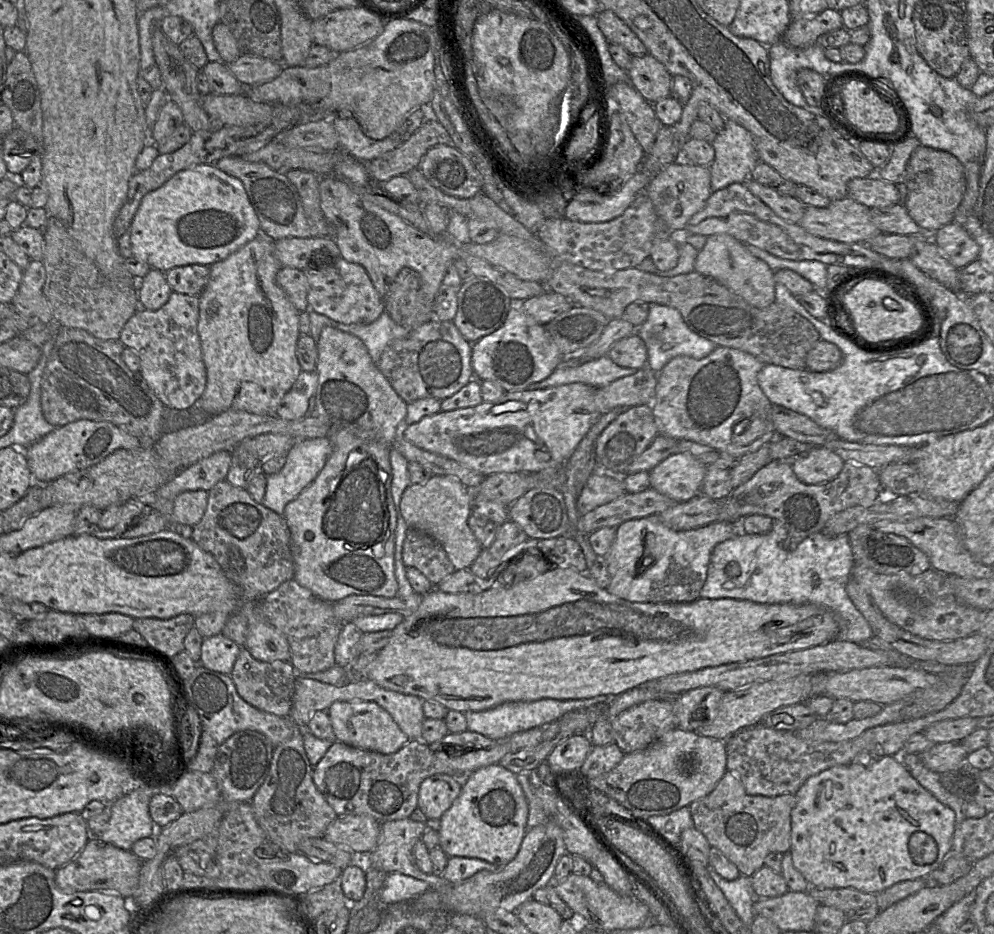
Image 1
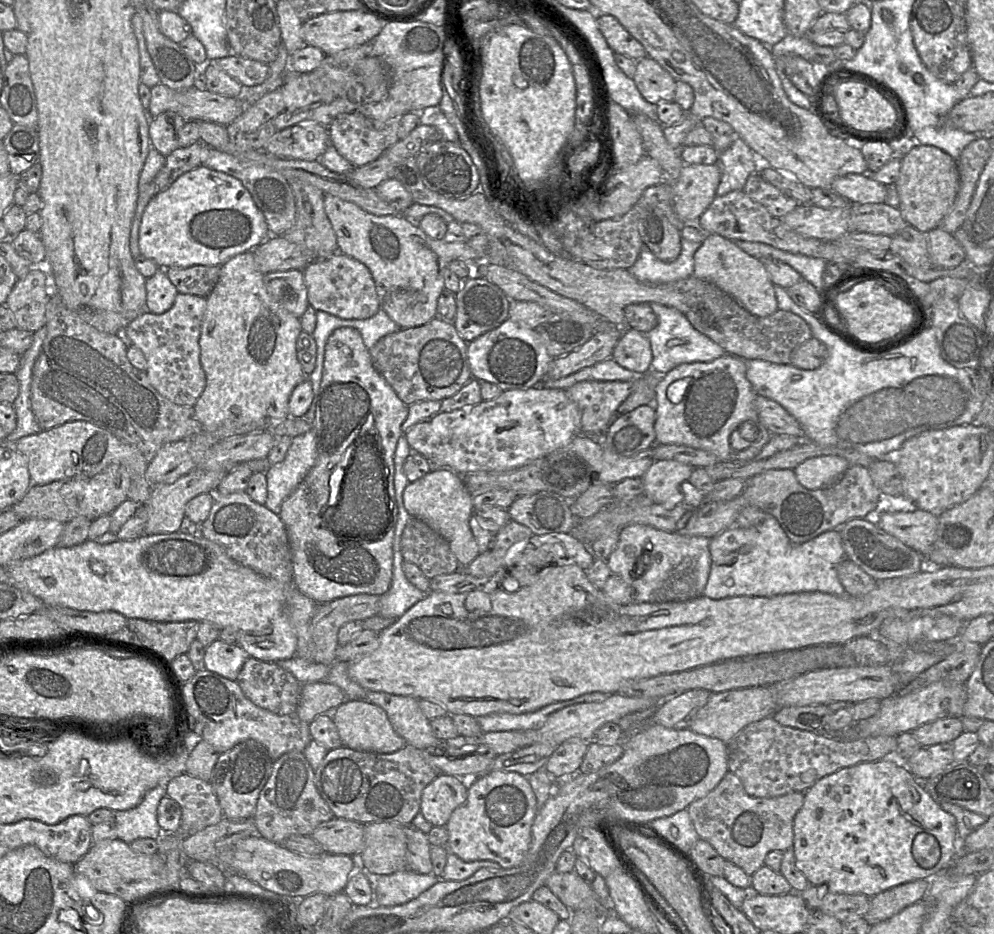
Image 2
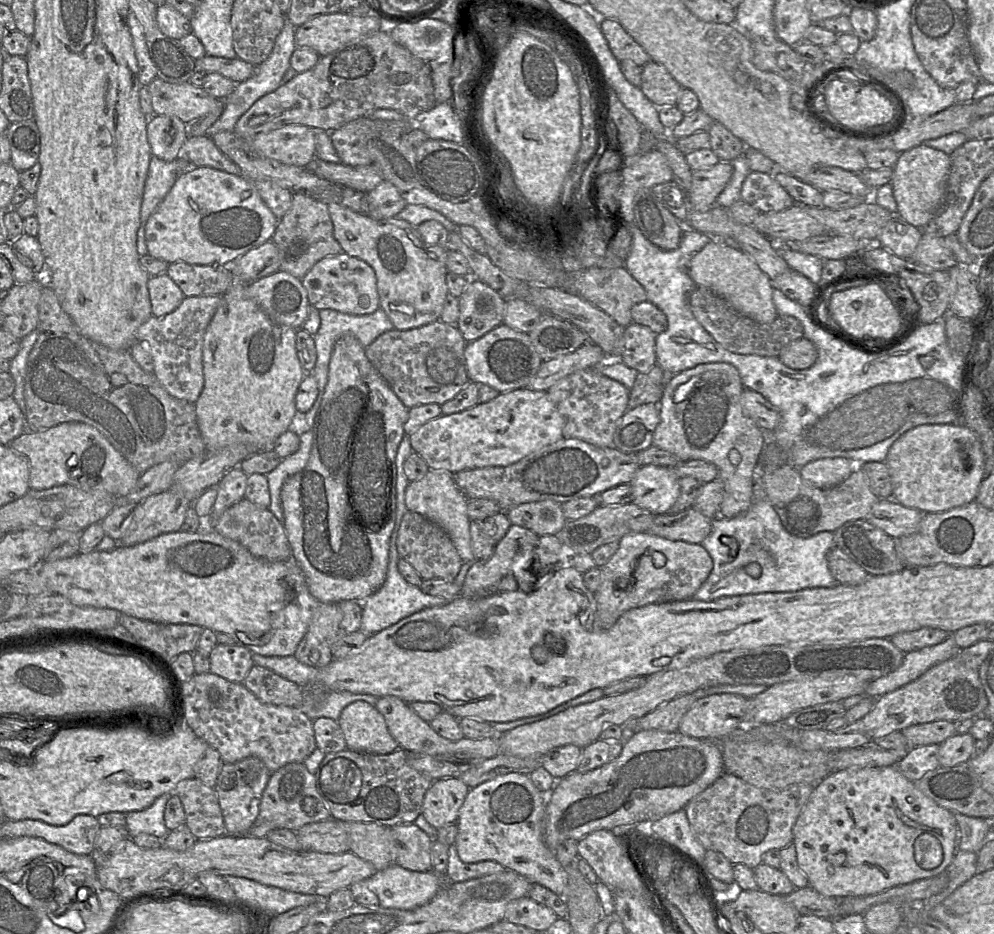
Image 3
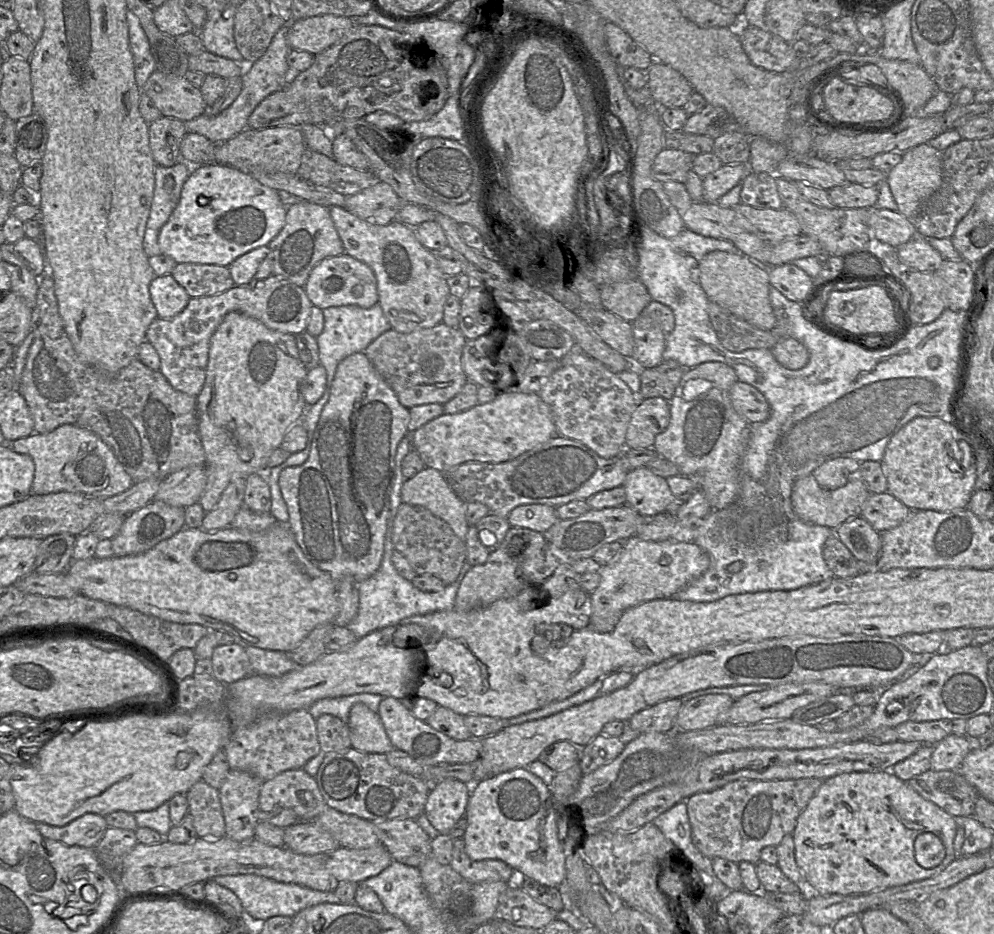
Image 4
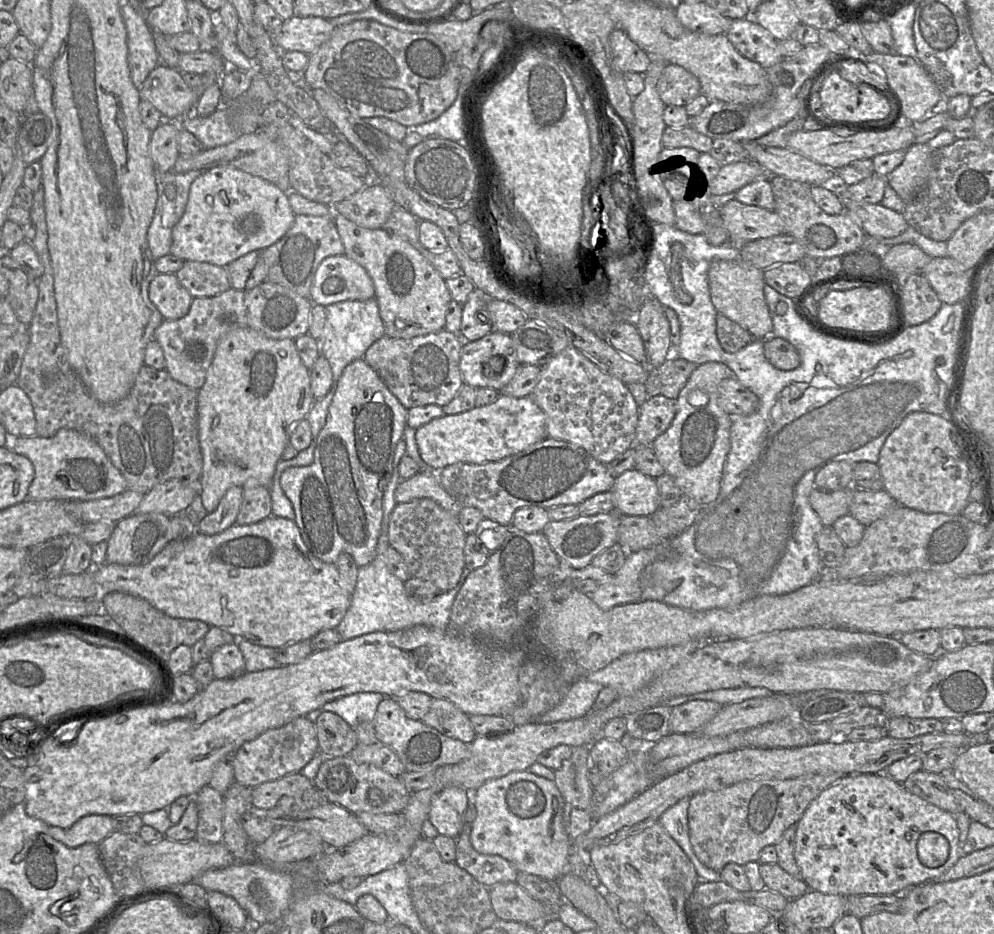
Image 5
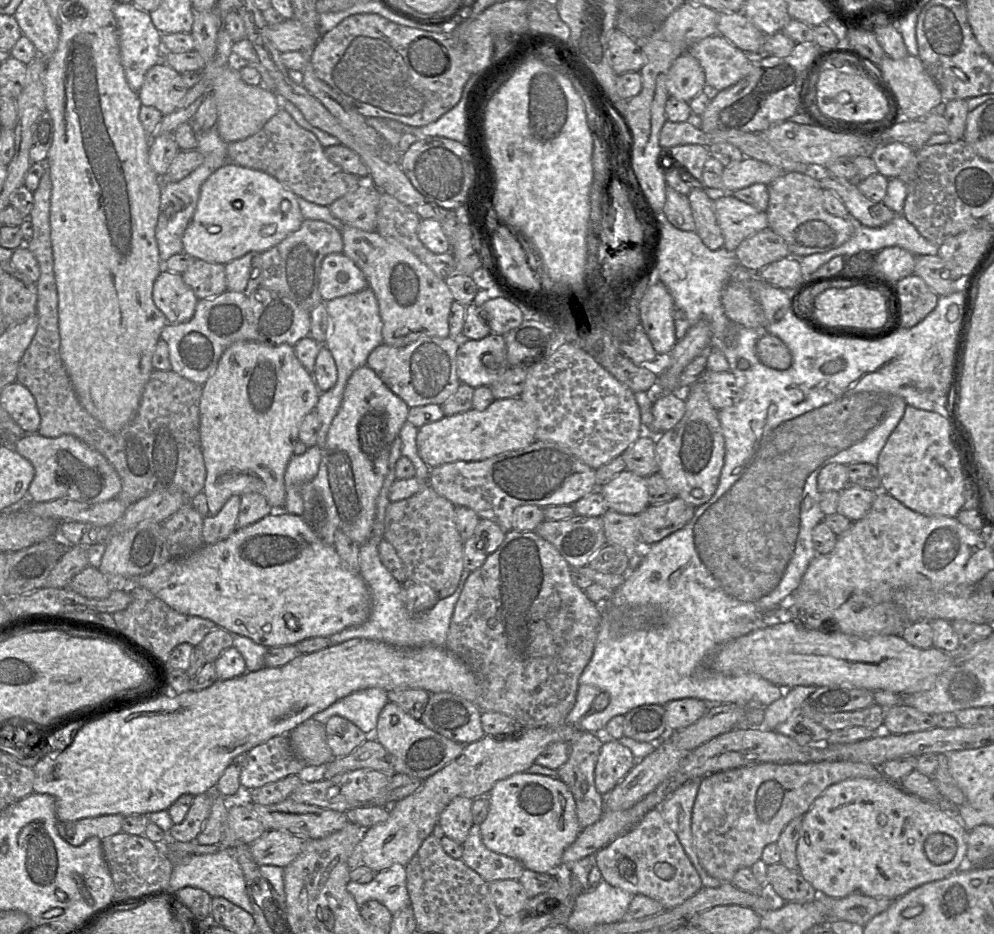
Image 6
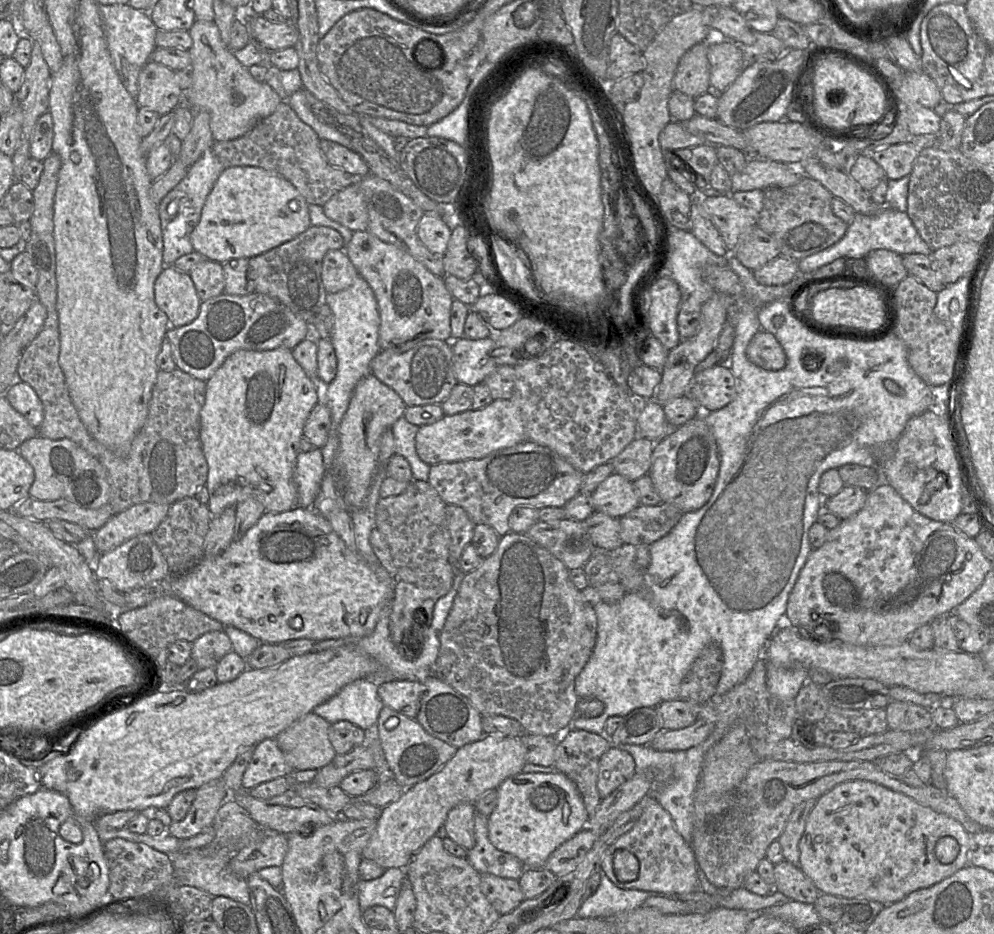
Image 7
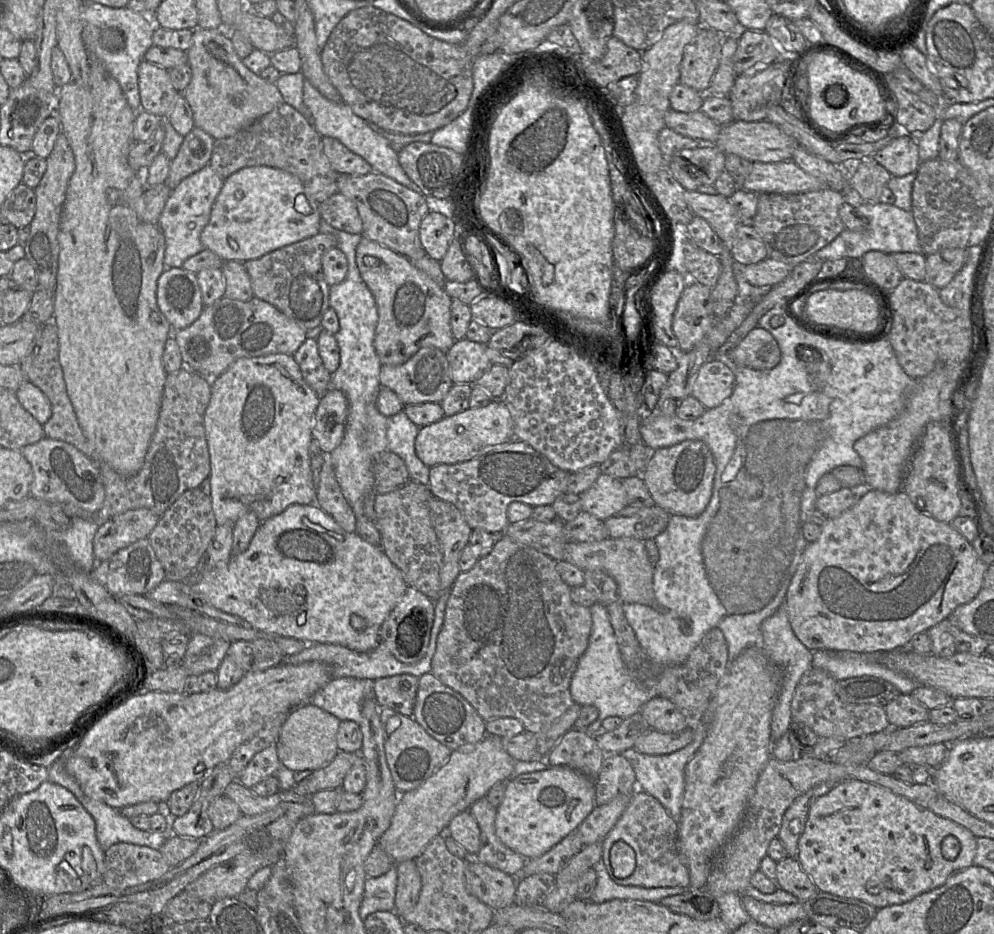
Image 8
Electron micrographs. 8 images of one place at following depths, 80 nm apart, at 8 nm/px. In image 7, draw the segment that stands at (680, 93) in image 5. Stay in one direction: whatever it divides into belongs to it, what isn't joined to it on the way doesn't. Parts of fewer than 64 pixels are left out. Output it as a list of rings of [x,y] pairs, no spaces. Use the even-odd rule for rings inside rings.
[[[702,42],[684,54],[673,78],[674,90],[694,99],[711,90],[707,51],[708,42]]]

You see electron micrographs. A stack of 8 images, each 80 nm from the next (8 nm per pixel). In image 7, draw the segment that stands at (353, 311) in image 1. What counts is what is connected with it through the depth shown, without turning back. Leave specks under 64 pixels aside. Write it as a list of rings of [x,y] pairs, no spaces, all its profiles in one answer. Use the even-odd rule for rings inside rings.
[[[329,250],[323,257],[321,279],[327,294],[349,288],[359,276],[343,250]]]

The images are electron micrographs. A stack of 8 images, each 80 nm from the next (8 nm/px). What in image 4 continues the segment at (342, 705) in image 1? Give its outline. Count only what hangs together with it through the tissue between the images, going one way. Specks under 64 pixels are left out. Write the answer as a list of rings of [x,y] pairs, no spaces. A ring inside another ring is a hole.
[[[357,703],[349,713],[347,722],[351,747],[366,753],[386,754],[394,749],[378,713]]]

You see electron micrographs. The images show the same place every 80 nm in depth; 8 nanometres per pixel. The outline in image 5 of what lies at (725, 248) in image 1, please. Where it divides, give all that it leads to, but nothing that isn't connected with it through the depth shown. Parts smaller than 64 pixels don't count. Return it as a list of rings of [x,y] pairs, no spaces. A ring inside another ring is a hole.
[[[741,259],[714,260],[708,270],[711,301],[717,312],[742,326],[755,339],[766,340],[772,336],[773,322],[764,296],[763,270]]]

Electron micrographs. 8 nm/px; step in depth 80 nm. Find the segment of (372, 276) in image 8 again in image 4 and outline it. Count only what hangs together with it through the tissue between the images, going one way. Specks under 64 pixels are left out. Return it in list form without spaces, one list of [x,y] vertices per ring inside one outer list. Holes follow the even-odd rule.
[[[342,207],[329,208],[336,231],[343,243],[344,253],[368,265],[377,281],[378,304],[391,325],[391,329],[400,333],[427,329],[442,323],[444,304],[450,295],[446,276],[440,270],[435,252],[426,249],[419,241],[414,228],[399,221],[387,225],[377,225],[364,221]]]

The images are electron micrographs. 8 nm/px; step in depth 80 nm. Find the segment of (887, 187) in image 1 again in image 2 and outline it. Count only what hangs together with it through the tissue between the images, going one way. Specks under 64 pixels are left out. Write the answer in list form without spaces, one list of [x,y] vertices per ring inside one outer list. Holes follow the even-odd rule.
[[[847,174],[835,178],[830,187],[851,204],[885,203],[886,185],[874,180],[870,174]]]

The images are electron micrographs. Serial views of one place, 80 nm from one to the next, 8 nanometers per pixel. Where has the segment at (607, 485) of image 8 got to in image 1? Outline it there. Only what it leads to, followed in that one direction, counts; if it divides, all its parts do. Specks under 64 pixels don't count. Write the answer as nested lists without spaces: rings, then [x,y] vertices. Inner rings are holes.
[[[678,452],[650,470],[650,488],[676,502],[686,502],[701,491],[706,466],[689,453]]]

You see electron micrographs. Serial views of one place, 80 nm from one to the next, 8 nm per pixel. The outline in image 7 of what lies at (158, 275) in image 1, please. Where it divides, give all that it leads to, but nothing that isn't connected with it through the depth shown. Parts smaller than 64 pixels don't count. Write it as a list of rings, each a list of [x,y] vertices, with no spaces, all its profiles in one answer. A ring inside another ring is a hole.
[[[164,267],[154,284],[154,300],[169,319],[170,327],[181,327],[198,316],[201,300],[187,272]]]

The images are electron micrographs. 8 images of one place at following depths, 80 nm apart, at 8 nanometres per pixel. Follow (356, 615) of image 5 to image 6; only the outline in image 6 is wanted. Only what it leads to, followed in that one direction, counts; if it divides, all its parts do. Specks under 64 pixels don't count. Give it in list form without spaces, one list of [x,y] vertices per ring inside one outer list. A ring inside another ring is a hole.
[[[397,437],[391,446],[388,473],[385,476],[382,488],[377,498],[376,515],[370,537],[359,548],[359,574],[364,580],[371,596],[371,611],[369,618],[360,626],[346,628],[341,632],[330,636],[330,646],[334,646],[354,638],[361,638],[404,648],[420,648],[424,646],[443,647],[446,642],[456,602],[459,599],[464,584],[471,573],[471,571],[464,569],[456,591],[449,597],[440,599],[429,611],[416,617],[411,617],[408,614],[403,601],[402,584],[399,583],[385,568],[380,560],[378,552],[379,543],[384,538],[385,513],[388,505],[390,504],[388,495],[390,487],[396,480],[395,465],[398,459],[402,456],[401,448],[402,442],[400,438]]]

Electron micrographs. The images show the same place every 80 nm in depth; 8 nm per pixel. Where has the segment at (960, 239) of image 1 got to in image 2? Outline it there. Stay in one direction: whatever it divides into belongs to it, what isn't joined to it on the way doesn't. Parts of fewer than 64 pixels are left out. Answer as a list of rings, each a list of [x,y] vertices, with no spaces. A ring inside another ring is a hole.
[[[937,227],[926,235],[928,251],[934,267],[951,269],[966,262],[965,250],[953,234]]]

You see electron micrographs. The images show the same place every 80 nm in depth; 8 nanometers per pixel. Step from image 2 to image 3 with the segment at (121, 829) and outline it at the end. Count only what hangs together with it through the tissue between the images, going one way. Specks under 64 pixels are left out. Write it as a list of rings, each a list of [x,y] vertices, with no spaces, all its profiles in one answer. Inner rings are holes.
[[[171,794],[159,796],[151,806],[140,811],[125,813],[126,825],[130,838],[140,833],[147,833],[165,839],[169,830],[164,822],[164,810]]]

